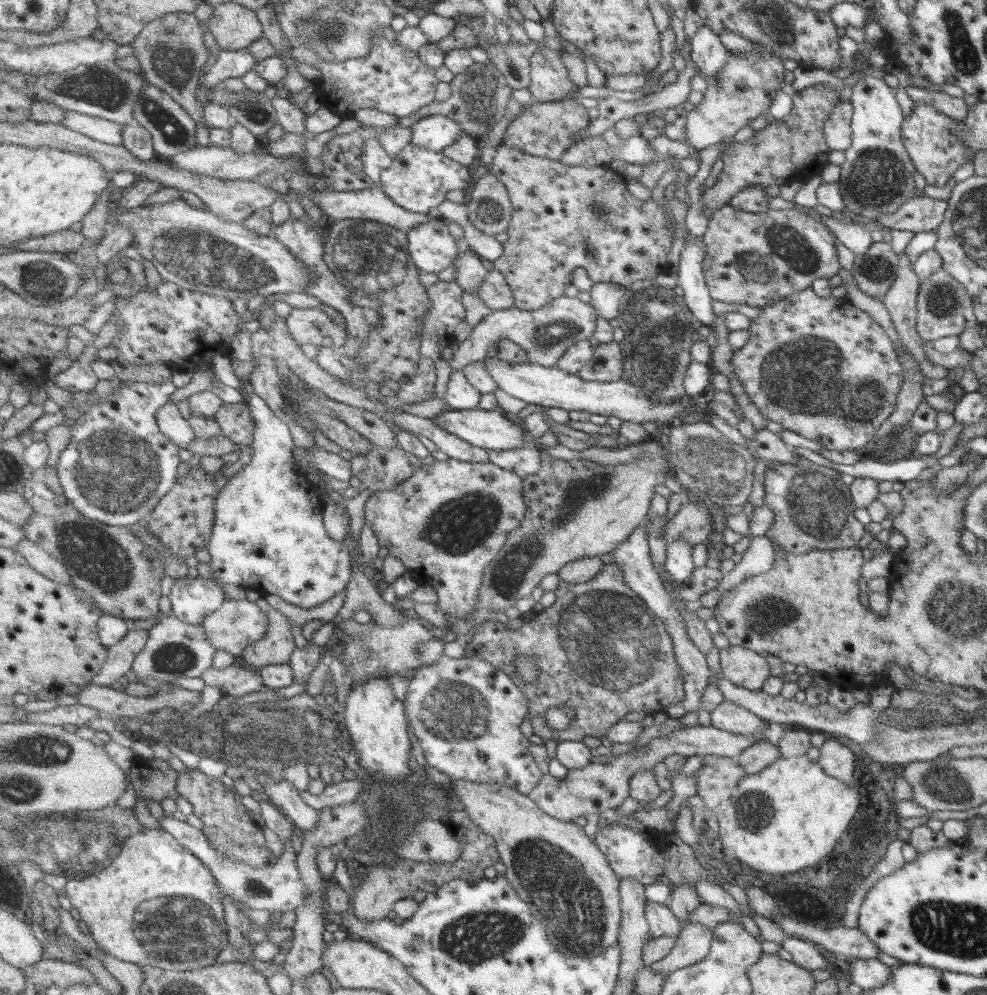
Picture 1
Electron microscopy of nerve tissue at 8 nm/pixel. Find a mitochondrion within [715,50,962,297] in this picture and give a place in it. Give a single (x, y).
(786, 254)

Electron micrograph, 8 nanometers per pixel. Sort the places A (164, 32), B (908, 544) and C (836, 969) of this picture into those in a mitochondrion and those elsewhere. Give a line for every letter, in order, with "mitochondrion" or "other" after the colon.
A: mitochondrion
B: other
C: other

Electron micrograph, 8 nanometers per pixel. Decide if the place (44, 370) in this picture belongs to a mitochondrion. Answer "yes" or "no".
no

